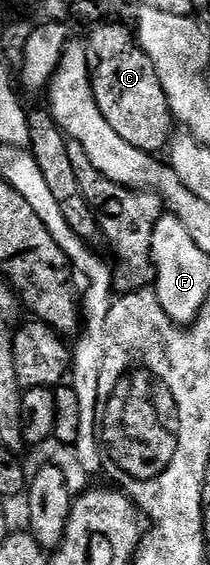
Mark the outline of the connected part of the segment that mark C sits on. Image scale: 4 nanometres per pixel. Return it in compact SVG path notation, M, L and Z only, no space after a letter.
M97 22L92 25L87 39L87 51L93 78L93 93L99 110L110 123L111 128L125 142L135 149L143 150L149 155L162 153L175 130L175 121L170 110L169 101L165 99L165 91L159 82L159 74L155 74L155 66L151 66L151 58L137 45L137 37L121 24Z

